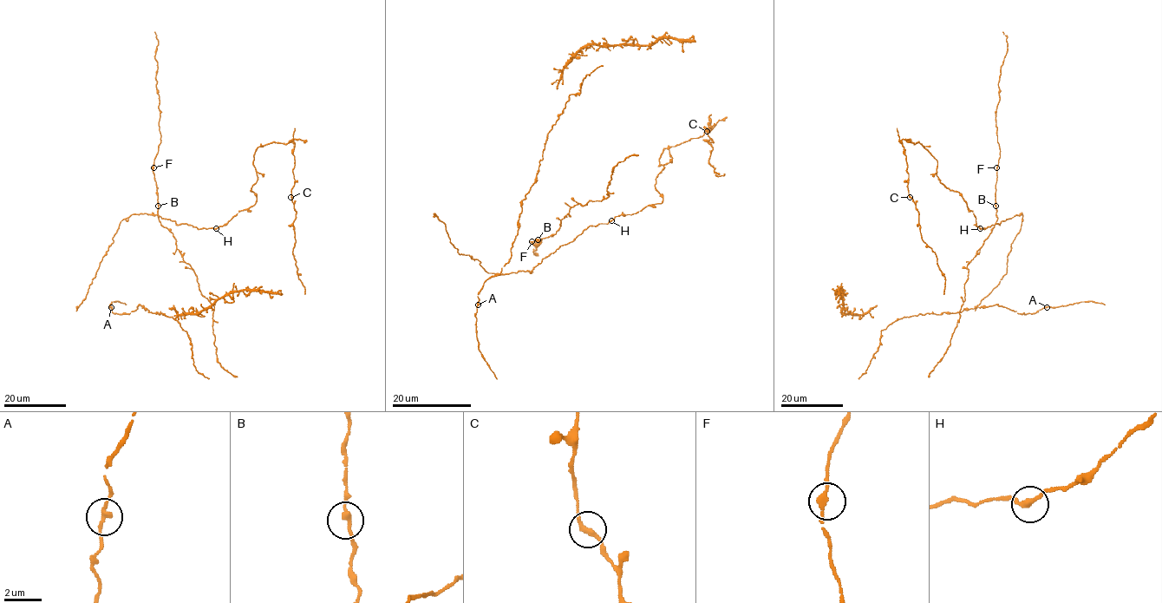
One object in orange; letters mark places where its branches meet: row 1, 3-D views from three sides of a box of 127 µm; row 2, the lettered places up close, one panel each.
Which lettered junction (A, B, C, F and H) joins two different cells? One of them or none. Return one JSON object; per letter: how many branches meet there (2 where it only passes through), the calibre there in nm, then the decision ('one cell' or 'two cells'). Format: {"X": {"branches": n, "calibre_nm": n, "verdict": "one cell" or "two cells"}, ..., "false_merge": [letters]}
{"A": {"branches": 2, "calibre_nm": 240, "verdict": "one cell"}, "B": {"branches": 2, "calibre_nm": 240, "verdict": "one cell"}, "C": {"branches": 2, "calibre_nm": 240, "verdict": "one cell"}, "F": {"branches": 2, "calibre_nm": 240, "verdict": "one cell"}, "H": {"branches": 2, "calibre_nm": 240, "verdict": "one cell"}, "false_merge": []}

